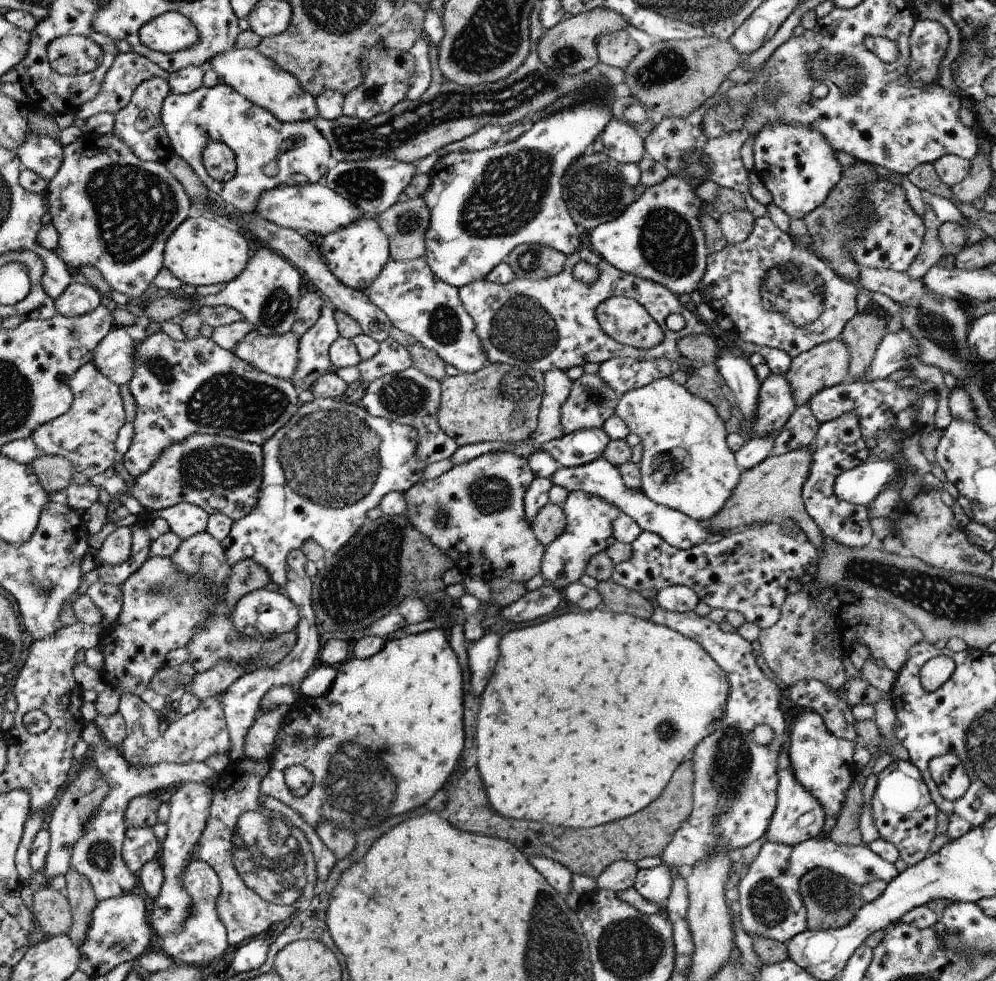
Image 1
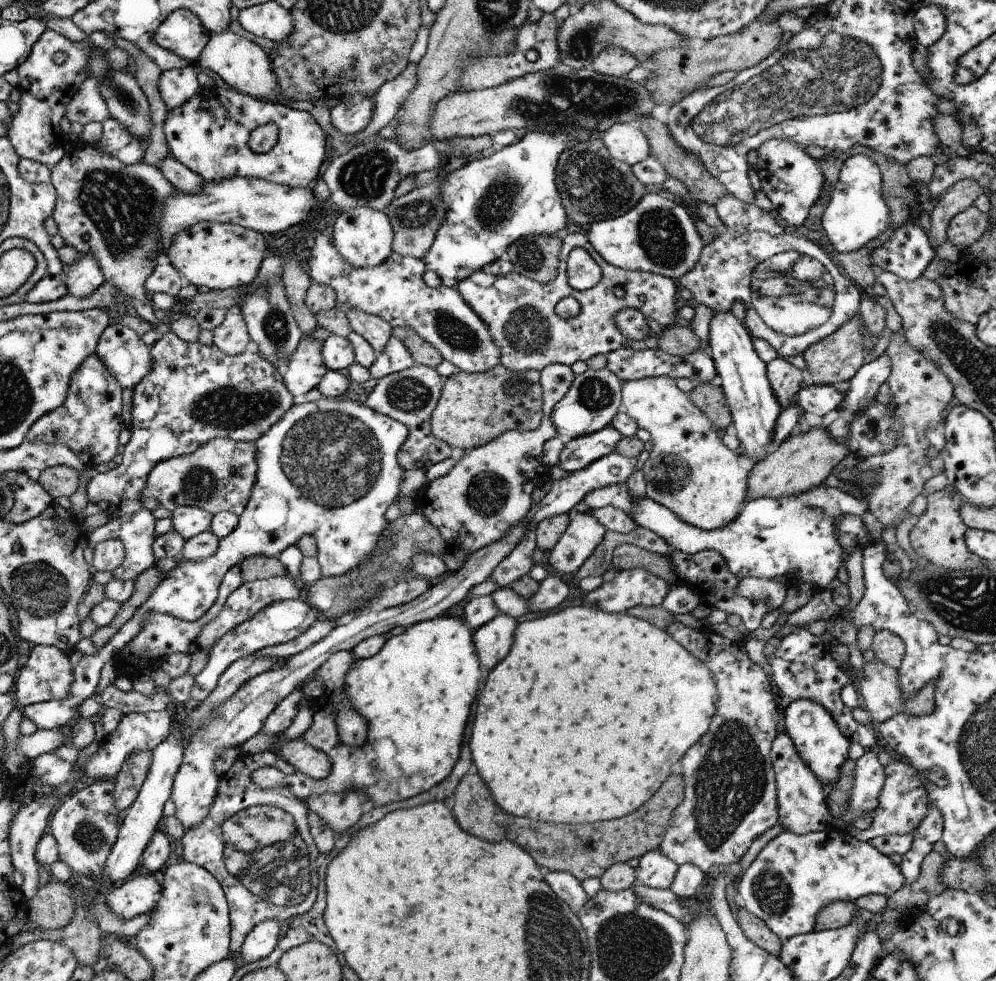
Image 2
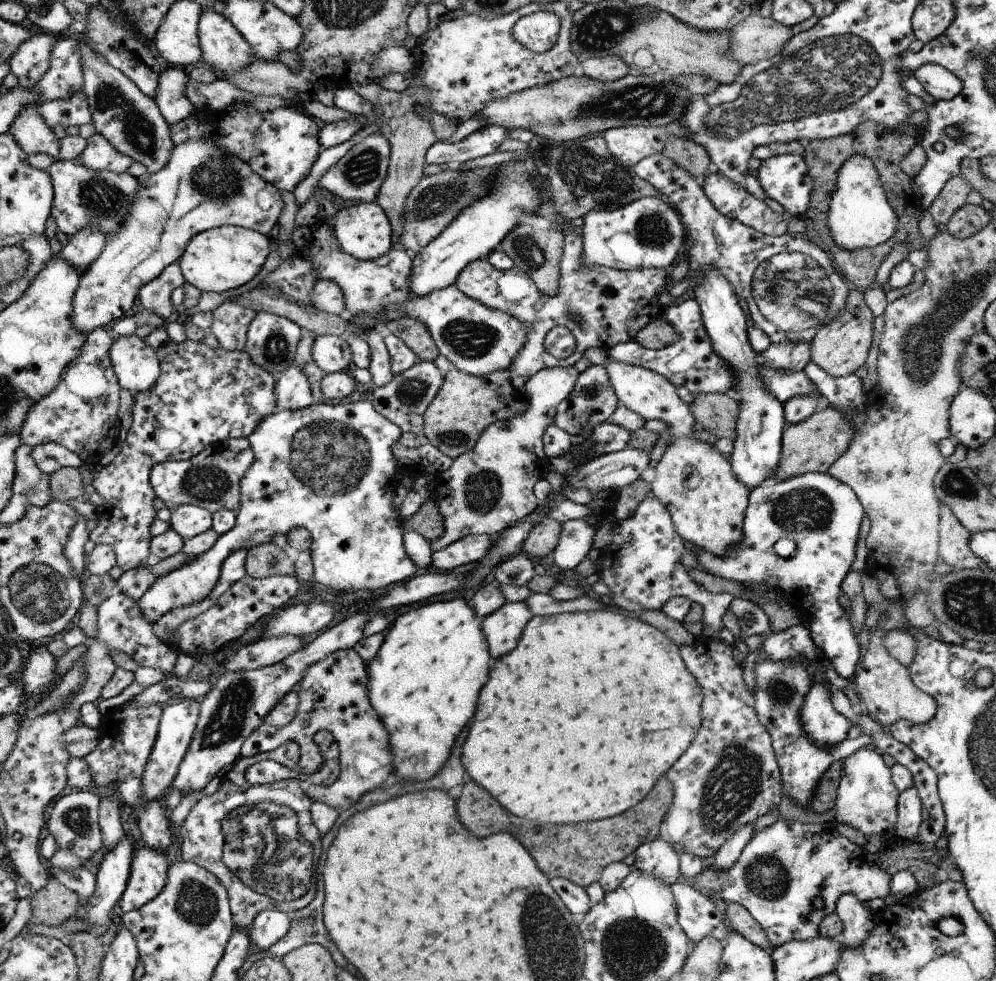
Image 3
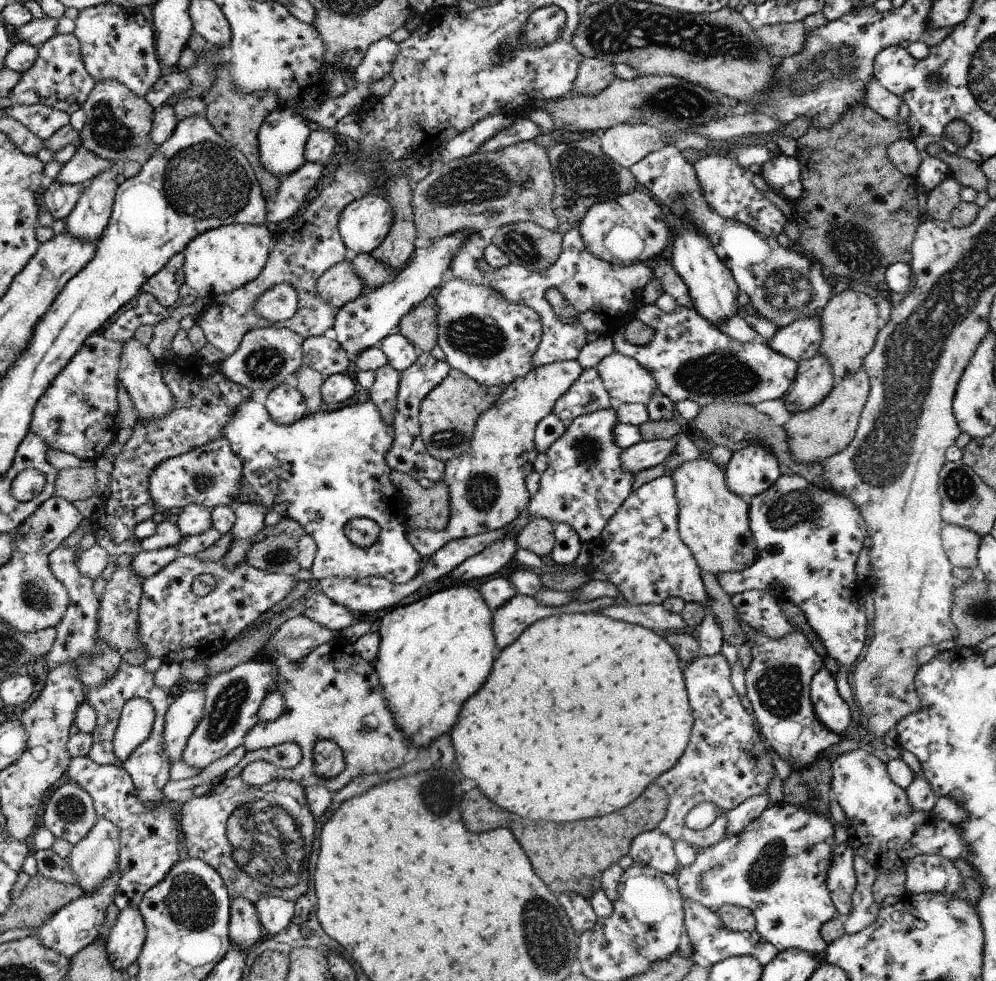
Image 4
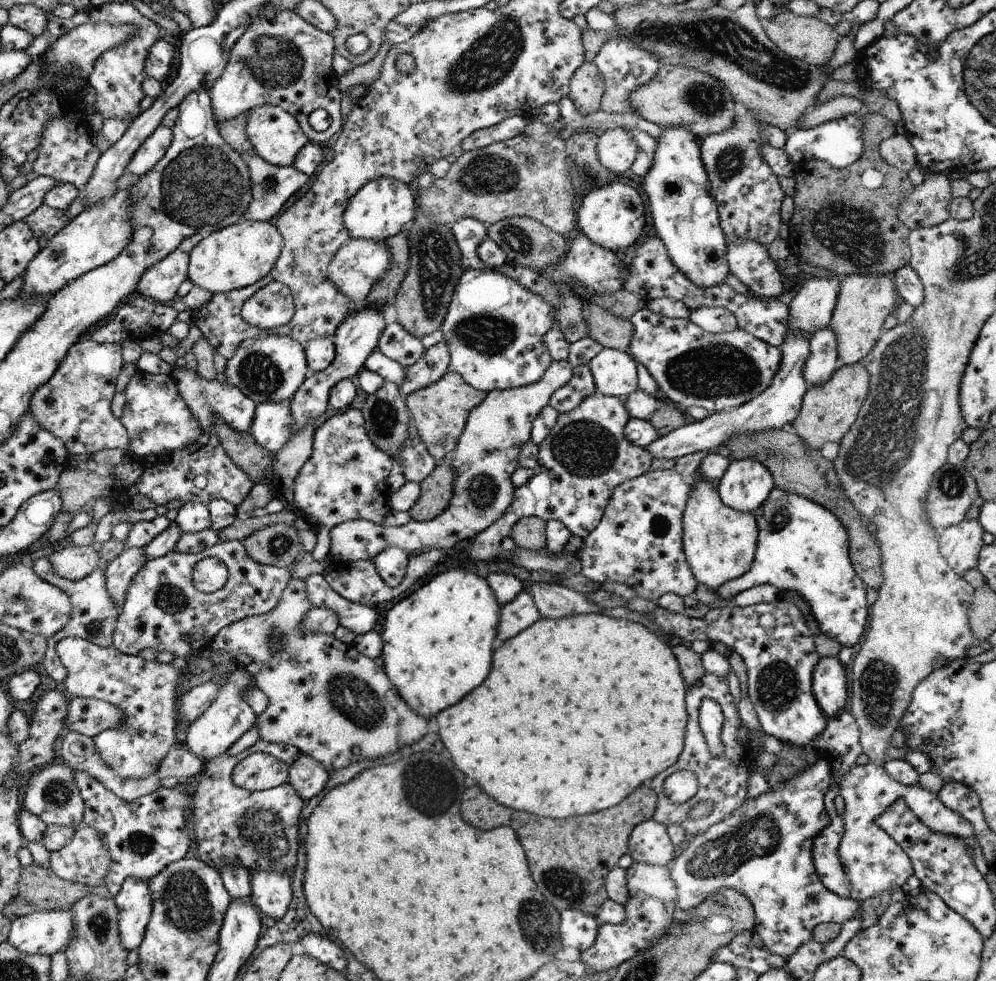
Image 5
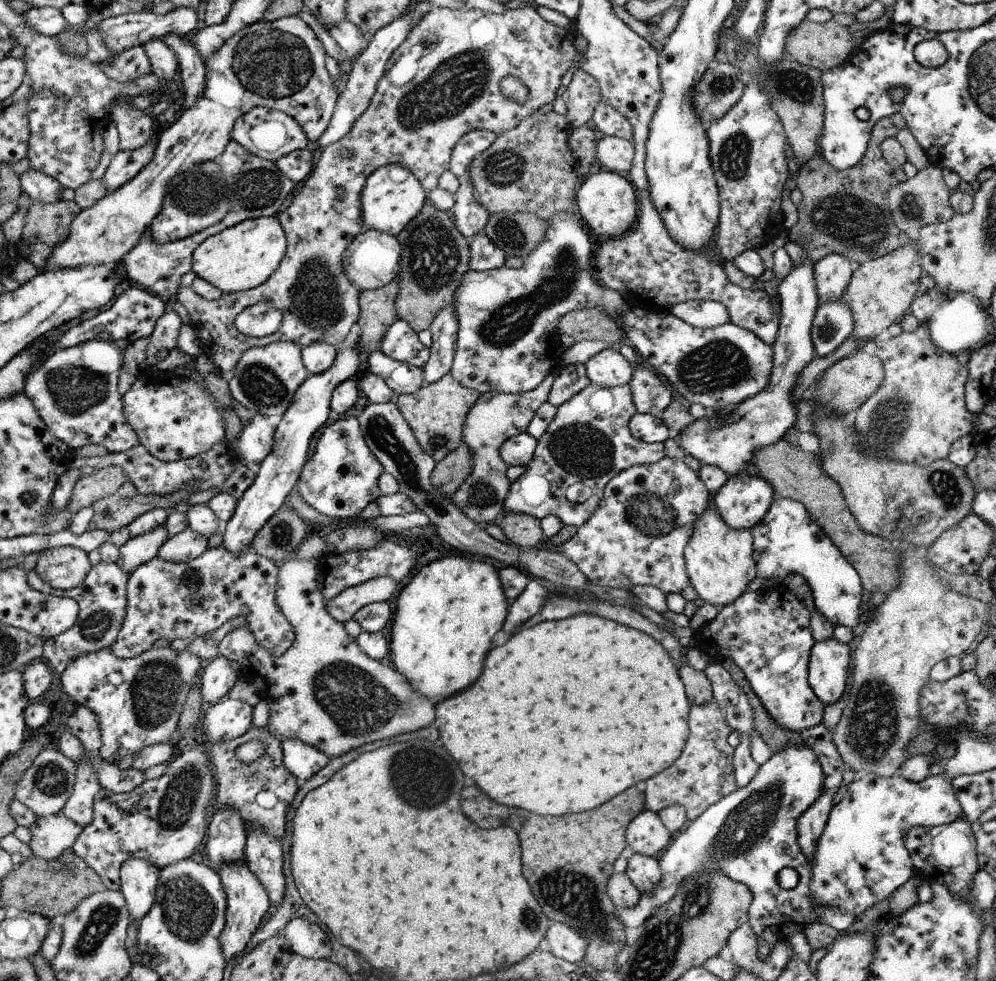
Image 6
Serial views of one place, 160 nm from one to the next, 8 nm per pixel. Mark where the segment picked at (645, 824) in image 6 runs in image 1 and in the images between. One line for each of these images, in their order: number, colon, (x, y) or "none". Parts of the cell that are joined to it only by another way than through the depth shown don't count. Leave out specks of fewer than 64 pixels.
1: (654, 884)
2: (655, 870)
3: (657, 857)
4: (654, 849)
5: (651, 844)

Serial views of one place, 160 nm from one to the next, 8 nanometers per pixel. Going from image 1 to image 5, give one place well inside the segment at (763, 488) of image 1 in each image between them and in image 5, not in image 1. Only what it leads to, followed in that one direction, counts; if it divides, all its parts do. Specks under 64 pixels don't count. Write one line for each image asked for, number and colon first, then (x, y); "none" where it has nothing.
2: (802, 462)
3: (812, 446)
4: (827, 429)
5: (828, 410)

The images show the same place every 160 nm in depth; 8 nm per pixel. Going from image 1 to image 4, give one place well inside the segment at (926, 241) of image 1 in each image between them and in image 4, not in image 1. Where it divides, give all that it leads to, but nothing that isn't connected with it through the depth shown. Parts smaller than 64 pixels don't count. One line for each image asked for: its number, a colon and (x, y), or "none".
2: (960, 196)
3: (954, 194)
4: (941, 200)

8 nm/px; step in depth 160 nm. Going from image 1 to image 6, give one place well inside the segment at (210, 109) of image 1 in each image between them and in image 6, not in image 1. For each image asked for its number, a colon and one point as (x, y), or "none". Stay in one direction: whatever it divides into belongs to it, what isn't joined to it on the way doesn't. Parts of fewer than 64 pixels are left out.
2: (209, 134)
3: (281, 145)
4: (283, 136)
5: (275, 135)
6: (271, 134)

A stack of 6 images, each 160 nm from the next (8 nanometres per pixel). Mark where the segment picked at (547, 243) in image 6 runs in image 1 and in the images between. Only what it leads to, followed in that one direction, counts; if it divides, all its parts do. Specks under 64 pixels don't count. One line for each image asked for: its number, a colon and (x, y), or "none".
1: (417, 301)
2: (395, 290)
3: (480, 341)
4: (493, 341)
5: (495, 329)

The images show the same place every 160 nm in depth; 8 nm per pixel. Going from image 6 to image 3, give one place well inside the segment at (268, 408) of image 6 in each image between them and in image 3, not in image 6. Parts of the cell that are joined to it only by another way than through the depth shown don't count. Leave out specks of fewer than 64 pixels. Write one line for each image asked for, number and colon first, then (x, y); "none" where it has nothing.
3: (272, 340)
4: (266, 356)
5: (271, 369)

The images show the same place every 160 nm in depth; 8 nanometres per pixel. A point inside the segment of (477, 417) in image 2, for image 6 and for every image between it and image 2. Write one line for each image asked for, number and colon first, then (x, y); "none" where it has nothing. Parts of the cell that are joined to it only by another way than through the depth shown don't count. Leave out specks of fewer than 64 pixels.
3: (467, 405)
4: (448, 414)
5: (440, 412)
6: (435, 412)

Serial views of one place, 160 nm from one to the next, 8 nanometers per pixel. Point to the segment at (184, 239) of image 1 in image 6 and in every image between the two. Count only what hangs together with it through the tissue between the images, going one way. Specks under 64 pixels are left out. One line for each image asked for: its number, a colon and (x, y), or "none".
2: (221, 256)
3: (217, 260)
4: (225, 258)
5: (240, 255)
6: (241, 257)

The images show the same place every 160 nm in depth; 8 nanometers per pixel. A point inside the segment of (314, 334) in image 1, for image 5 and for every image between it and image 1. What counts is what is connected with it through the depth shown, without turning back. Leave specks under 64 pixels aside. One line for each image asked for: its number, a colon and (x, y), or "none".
2: (306, 368)
3: (293, 391)
4: (287, 404)
5: (273, 425)

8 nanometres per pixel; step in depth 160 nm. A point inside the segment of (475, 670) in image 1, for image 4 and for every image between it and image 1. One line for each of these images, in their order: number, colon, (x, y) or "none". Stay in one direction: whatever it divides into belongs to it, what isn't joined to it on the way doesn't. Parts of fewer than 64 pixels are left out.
2: (493, 641)
3: (503, 629)
4: (510, 621)

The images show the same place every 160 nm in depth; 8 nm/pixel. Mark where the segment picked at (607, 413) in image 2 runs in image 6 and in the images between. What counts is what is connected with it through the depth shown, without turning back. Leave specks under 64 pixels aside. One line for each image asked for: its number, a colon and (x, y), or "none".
3: (593, 400)
4: (588, 395)
5: (582, 385)
6: (572, 379)

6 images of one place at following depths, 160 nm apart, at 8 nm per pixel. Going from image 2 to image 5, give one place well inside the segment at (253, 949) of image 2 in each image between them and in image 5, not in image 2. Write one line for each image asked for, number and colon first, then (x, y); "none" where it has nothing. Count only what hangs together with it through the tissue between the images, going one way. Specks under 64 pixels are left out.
3: (270, 926)
4: (274, 914)
5: (272, 892)

